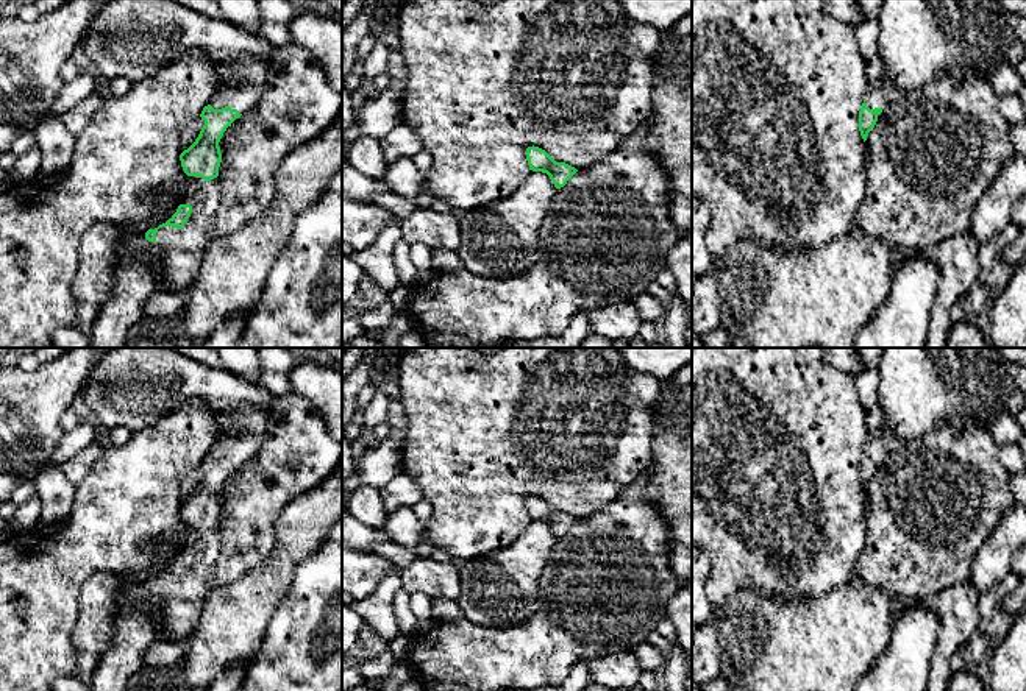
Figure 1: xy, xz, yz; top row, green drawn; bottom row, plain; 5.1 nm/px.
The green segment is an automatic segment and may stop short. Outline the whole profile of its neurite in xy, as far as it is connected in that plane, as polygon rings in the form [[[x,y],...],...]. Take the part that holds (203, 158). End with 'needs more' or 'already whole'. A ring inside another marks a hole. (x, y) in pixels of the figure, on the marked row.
[[[251,56],[219,64],[223,89],[203,108],[200,117],[205,125],[195,142],[180,154],[184,173],[194,181],[194,193],[166,223],[145,232],[145,239],[162,250],[158,290],[181,292],[198,275],[205,250],[212,240],[212,221],[220,204],[219,142],[226,128],[261,97],[269,64],[267,59]]]; needs more

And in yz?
[[[879,55],[867,61],[868,92],[859,111],[859,131],[867,140],[868,133],[875,128],[878,115],[895,95],[895,87],[884,78],[884,61]]]; needs more

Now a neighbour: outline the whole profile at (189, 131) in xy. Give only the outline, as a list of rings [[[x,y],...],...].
[[[197,115],[191,120],[187,120],[178,131],[180,136],[180,153],[183,153],[184,150],[187,150],[195,139],[198,137],[201,128],[205,125],[205,120]]]

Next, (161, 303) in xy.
[[[156,290],[144,307],[145,317],[172,317],[183,310],[184,296],[180,292]]]

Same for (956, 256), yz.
[[[968,232],[942,240],[934,250],[940,268],[940,287],[934,301],[926,348],[945,348],[953,321],[949,312],[979,282],[979,243]]]

